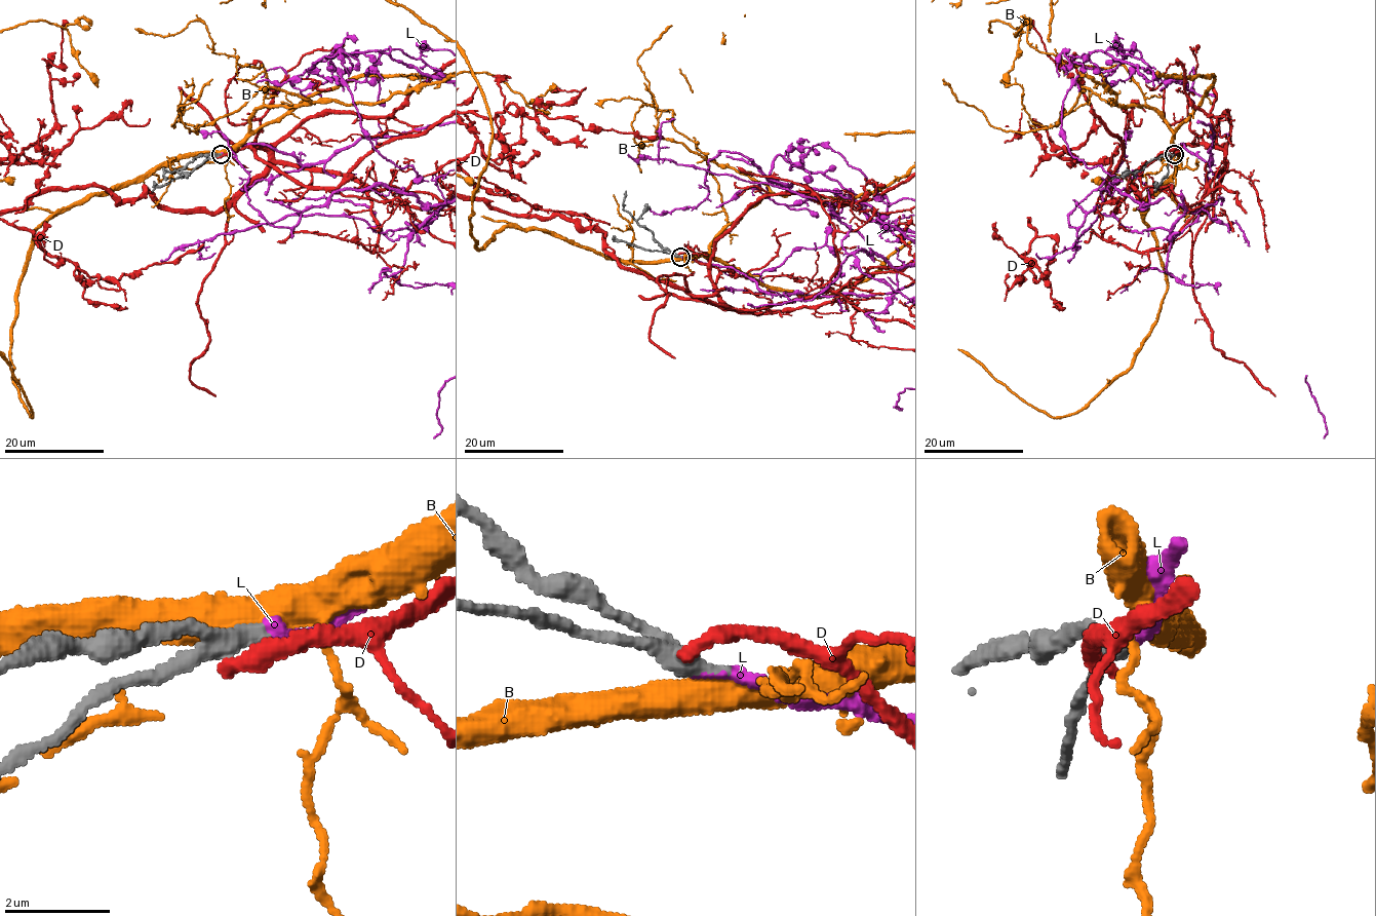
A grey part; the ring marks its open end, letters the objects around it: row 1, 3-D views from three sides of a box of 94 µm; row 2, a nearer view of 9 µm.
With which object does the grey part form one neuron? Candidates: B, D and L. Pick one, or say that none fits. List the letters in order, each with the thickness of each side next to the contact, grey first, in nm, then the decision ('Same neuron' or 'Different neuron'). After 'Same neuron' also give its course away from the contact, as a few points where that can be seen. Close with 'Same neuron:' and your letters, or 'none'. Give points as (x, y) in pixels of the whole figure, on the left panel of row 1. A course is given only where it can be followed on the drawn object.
B: Thickness 300 nm (grey) against 500 nm. Different neuron
D: Thickness 360 nm (grey) against 320 nm. Different neuron
L: Thickness 340 nm (grey) against 240 nm. Same neuron
Same neuron: L

